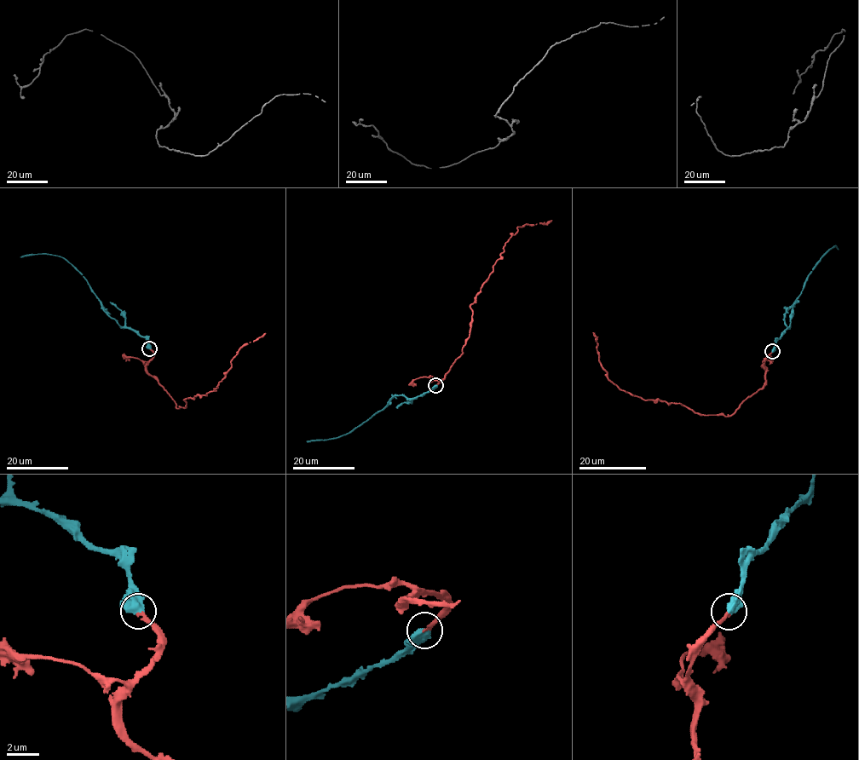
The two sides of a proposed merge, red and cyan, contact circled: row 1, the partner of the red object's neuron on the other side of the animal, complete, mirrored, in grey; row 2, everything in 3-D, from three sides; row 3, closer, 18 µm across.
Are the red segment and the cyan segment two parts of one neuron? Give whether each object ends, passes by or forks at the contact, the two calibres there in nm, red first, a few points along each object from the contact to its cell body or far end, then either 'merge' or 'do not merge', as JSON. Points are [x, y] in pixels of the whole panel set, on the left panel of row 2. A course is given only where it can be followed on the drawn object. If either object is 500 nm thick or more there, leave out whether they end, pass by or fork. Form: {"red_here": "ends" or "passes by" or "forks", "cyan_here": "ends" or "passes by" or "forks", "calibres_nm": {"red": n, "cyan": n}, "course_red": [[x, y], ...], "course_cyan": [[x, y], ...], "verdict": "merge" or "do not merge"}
{"calibres_nm": {"red": 220, "cyan": 550}, "course_red": [[150, 348], [152, 354], [146, 371], [176, 407], [184, 407], [184, 400], [217, 388], [237, 352], [266, 333]], "course_cyan": [[150, 348], [146, 338], [129, 328], [122, 327], [109, 315], [87, 280], [63, 258], [49, 254], [20, 256]], "verdict": "merge"}

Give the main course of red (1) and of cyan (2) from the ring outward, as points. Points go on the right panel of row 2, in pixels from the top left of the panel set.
1: (772, 352), (764, 362), (765, 383), (731, 415), (700, 415), (619, 388), (603, 369), (592, 332)
2: (772, 351), (787, 328), (784, 313), (801, 293), (808, 276), (827, 251), (835, 245), (837, 248)

